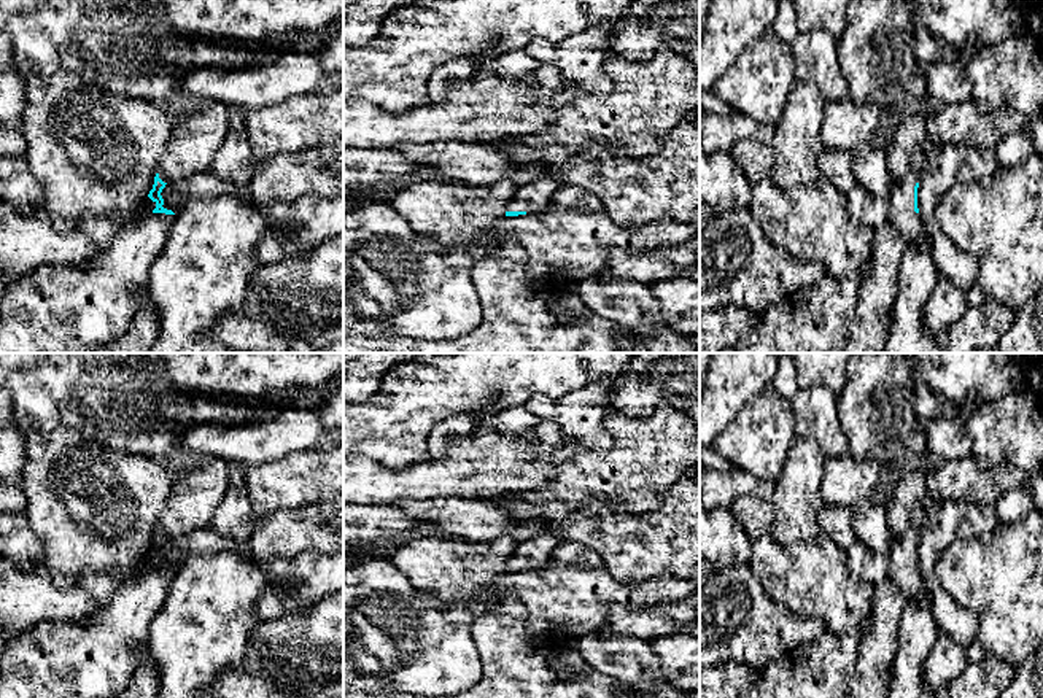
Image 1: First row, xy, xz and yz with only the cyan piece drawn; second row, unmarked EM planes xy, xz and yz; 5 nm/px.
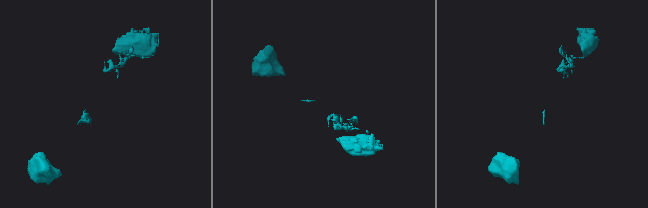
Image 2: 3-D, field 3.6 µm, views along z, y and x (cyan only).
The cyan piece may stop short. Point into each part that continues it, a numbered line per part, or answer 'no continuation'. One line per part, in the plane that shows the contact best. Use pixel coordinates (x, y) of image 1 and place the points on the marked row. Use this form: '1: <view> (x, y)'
1: yz (900, 202)

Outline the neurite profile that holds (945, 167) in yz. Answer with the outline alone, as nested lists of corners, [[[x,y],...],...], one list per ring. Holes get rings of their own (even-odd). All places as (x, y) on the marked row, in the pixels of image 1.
[[[949,145],[925,154],[925,167],[917,188],[917,208],[932,243],[940,275],[962,291],[976,283],[975,259],[960,251],[941,231],[935,210],[941,197],[957,183],[986,181],[998,167],[995,148],[967,148]]]

